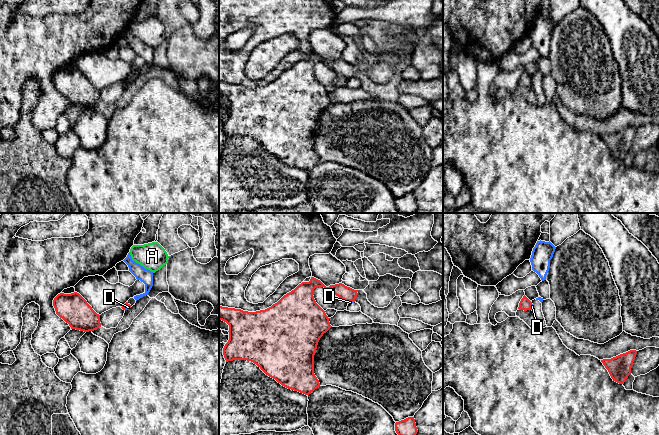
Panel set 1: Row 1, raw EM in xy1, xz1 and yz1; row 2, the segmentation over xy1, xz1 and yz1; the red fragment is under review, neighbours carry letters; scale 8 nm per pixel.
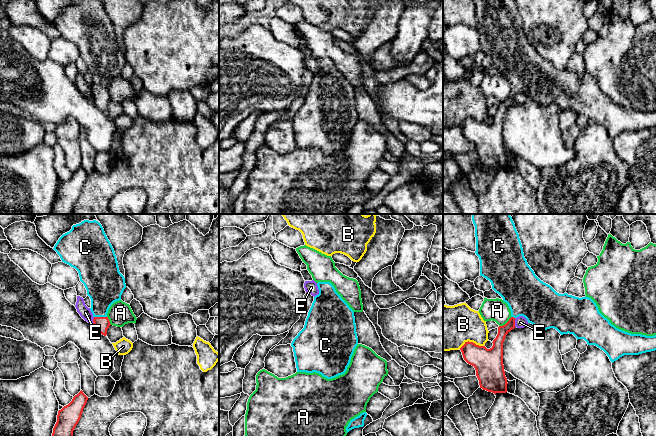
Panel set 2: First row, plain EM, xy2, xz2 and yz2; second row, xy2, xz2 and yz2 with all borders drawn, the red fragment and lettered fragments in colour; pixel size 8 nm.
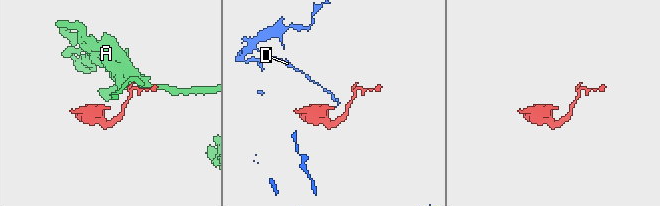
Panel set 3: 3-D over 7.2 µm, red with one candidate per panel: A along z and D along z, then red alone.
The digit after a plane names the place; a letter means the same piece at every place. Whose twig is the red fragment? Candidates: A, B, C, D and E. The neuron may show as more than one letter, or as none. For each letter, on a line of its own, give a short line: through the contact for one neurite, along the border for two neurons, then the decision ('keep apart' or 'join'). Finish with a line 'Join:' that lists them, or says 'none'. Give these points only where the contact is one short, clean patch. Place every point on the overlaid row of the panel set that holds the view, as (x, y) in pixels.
A: line yz2 (511, 317), (499, 326); keep apart
B: keep apart
C: line xy2 (101, 324), (100, 317), (100, 302), (104, 287); join
D: line xy1 (128, 304), (125, 309); keep apart
E: line yz2 (516, 318), (514, 326); keep apart
Join: C

